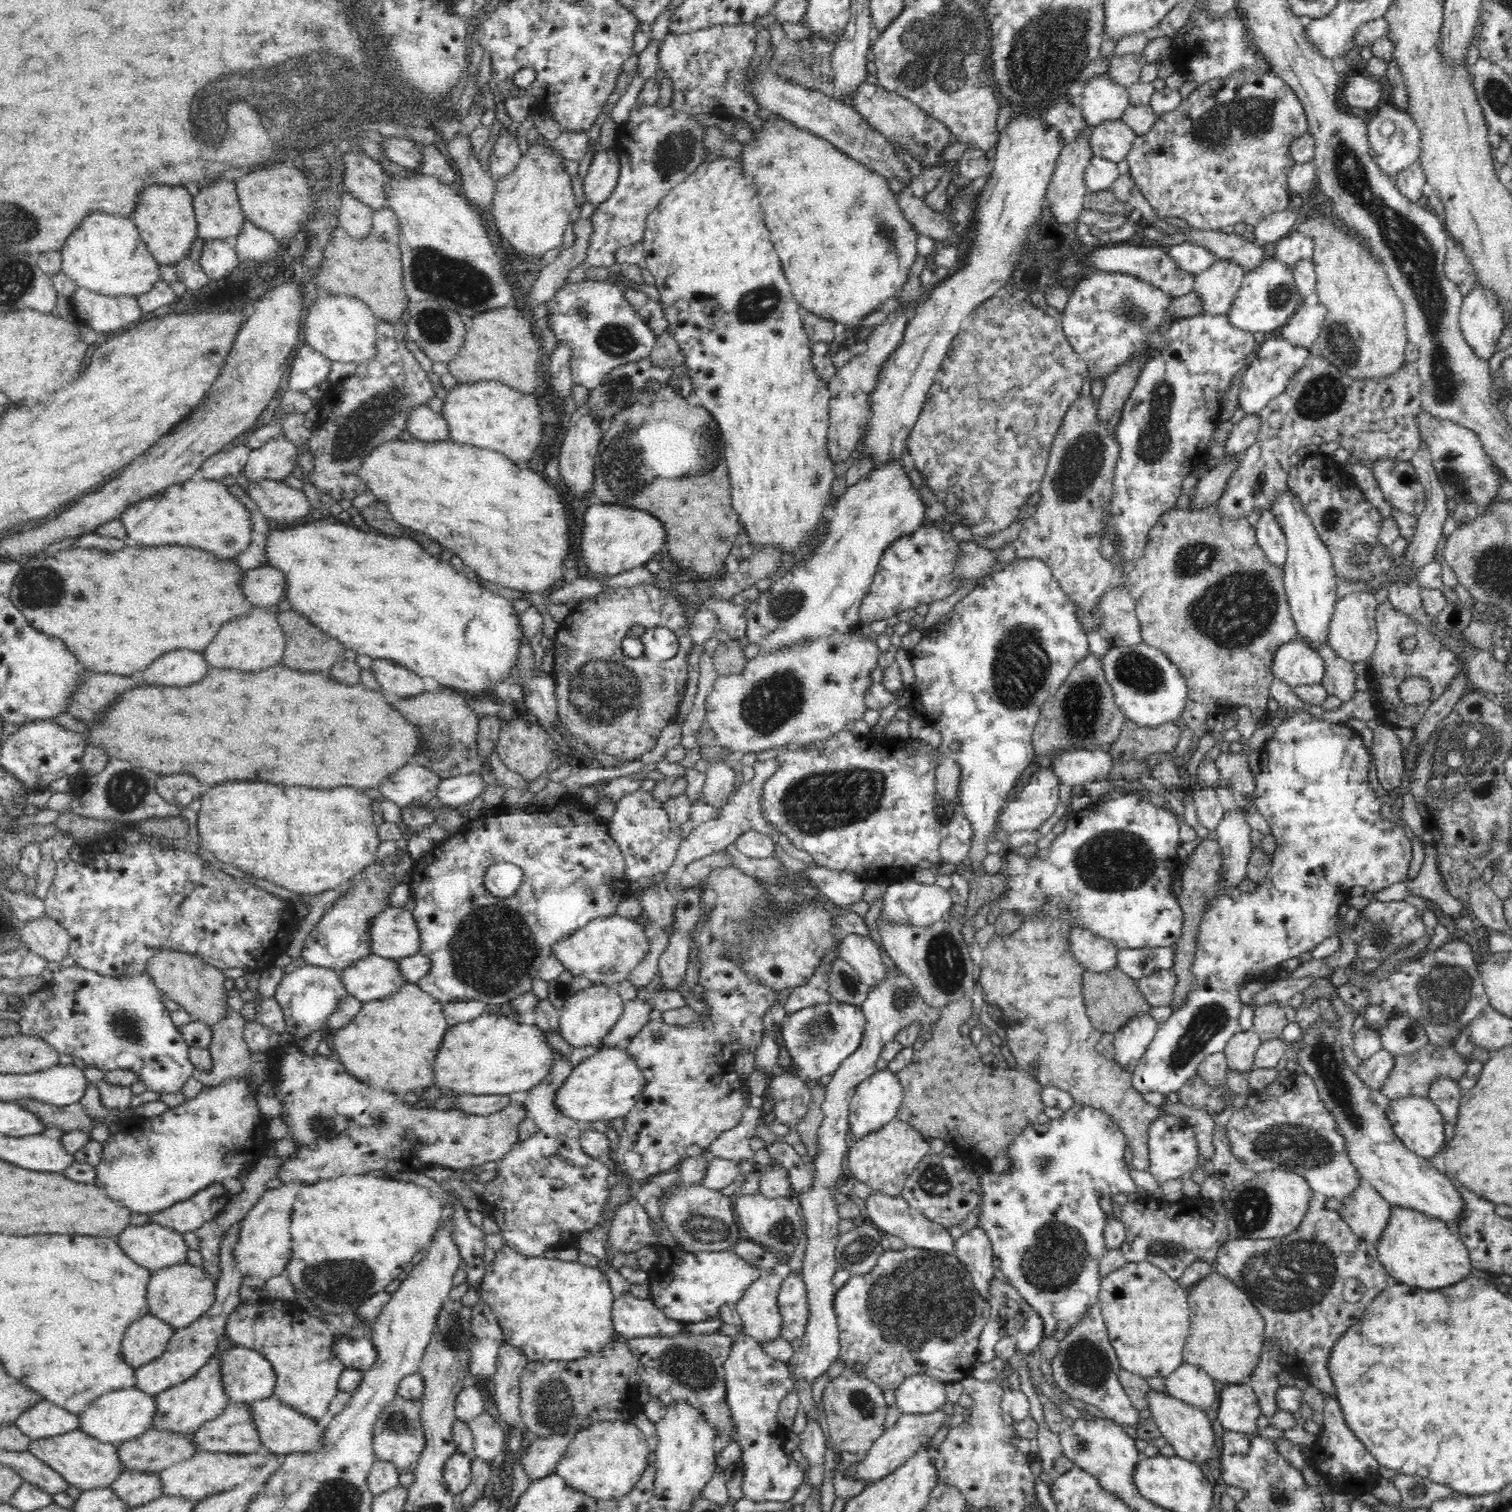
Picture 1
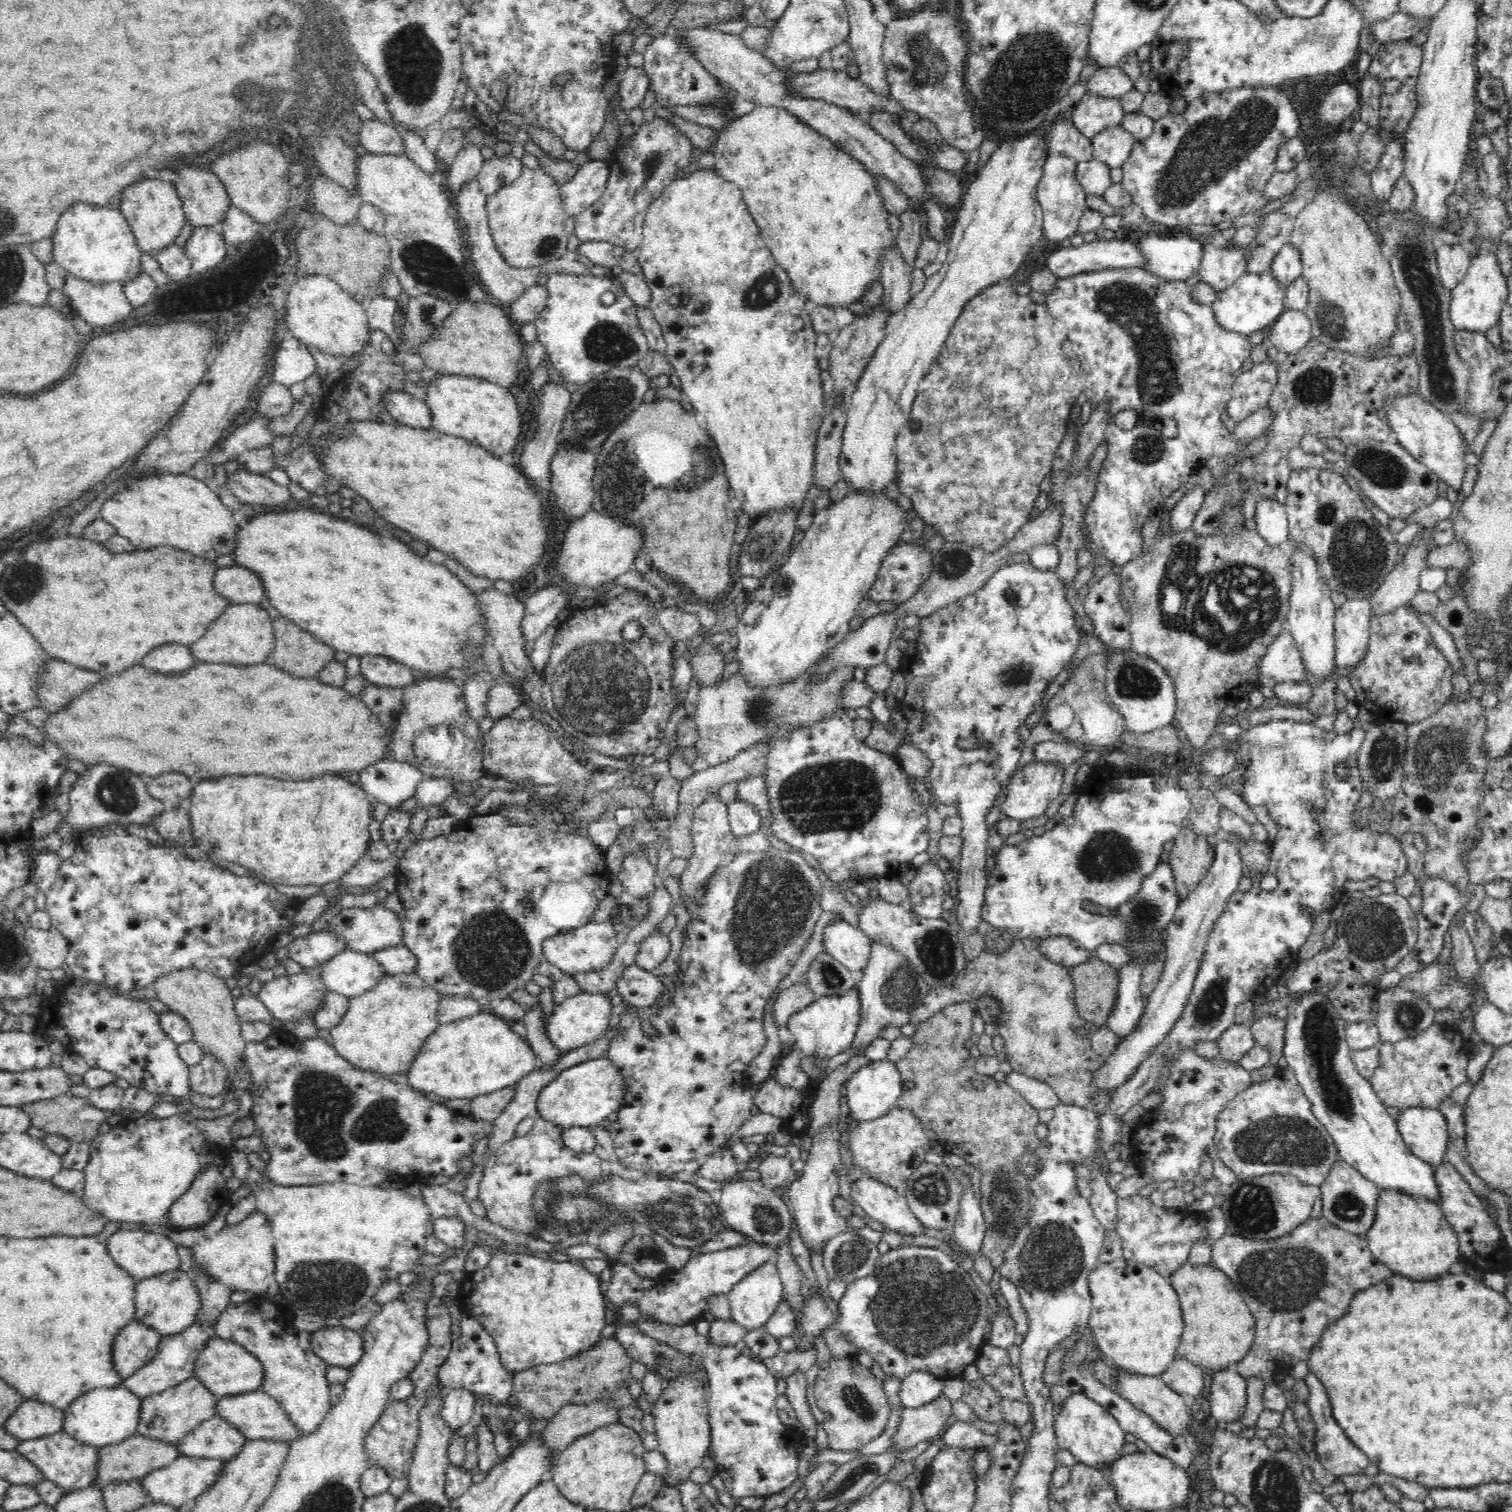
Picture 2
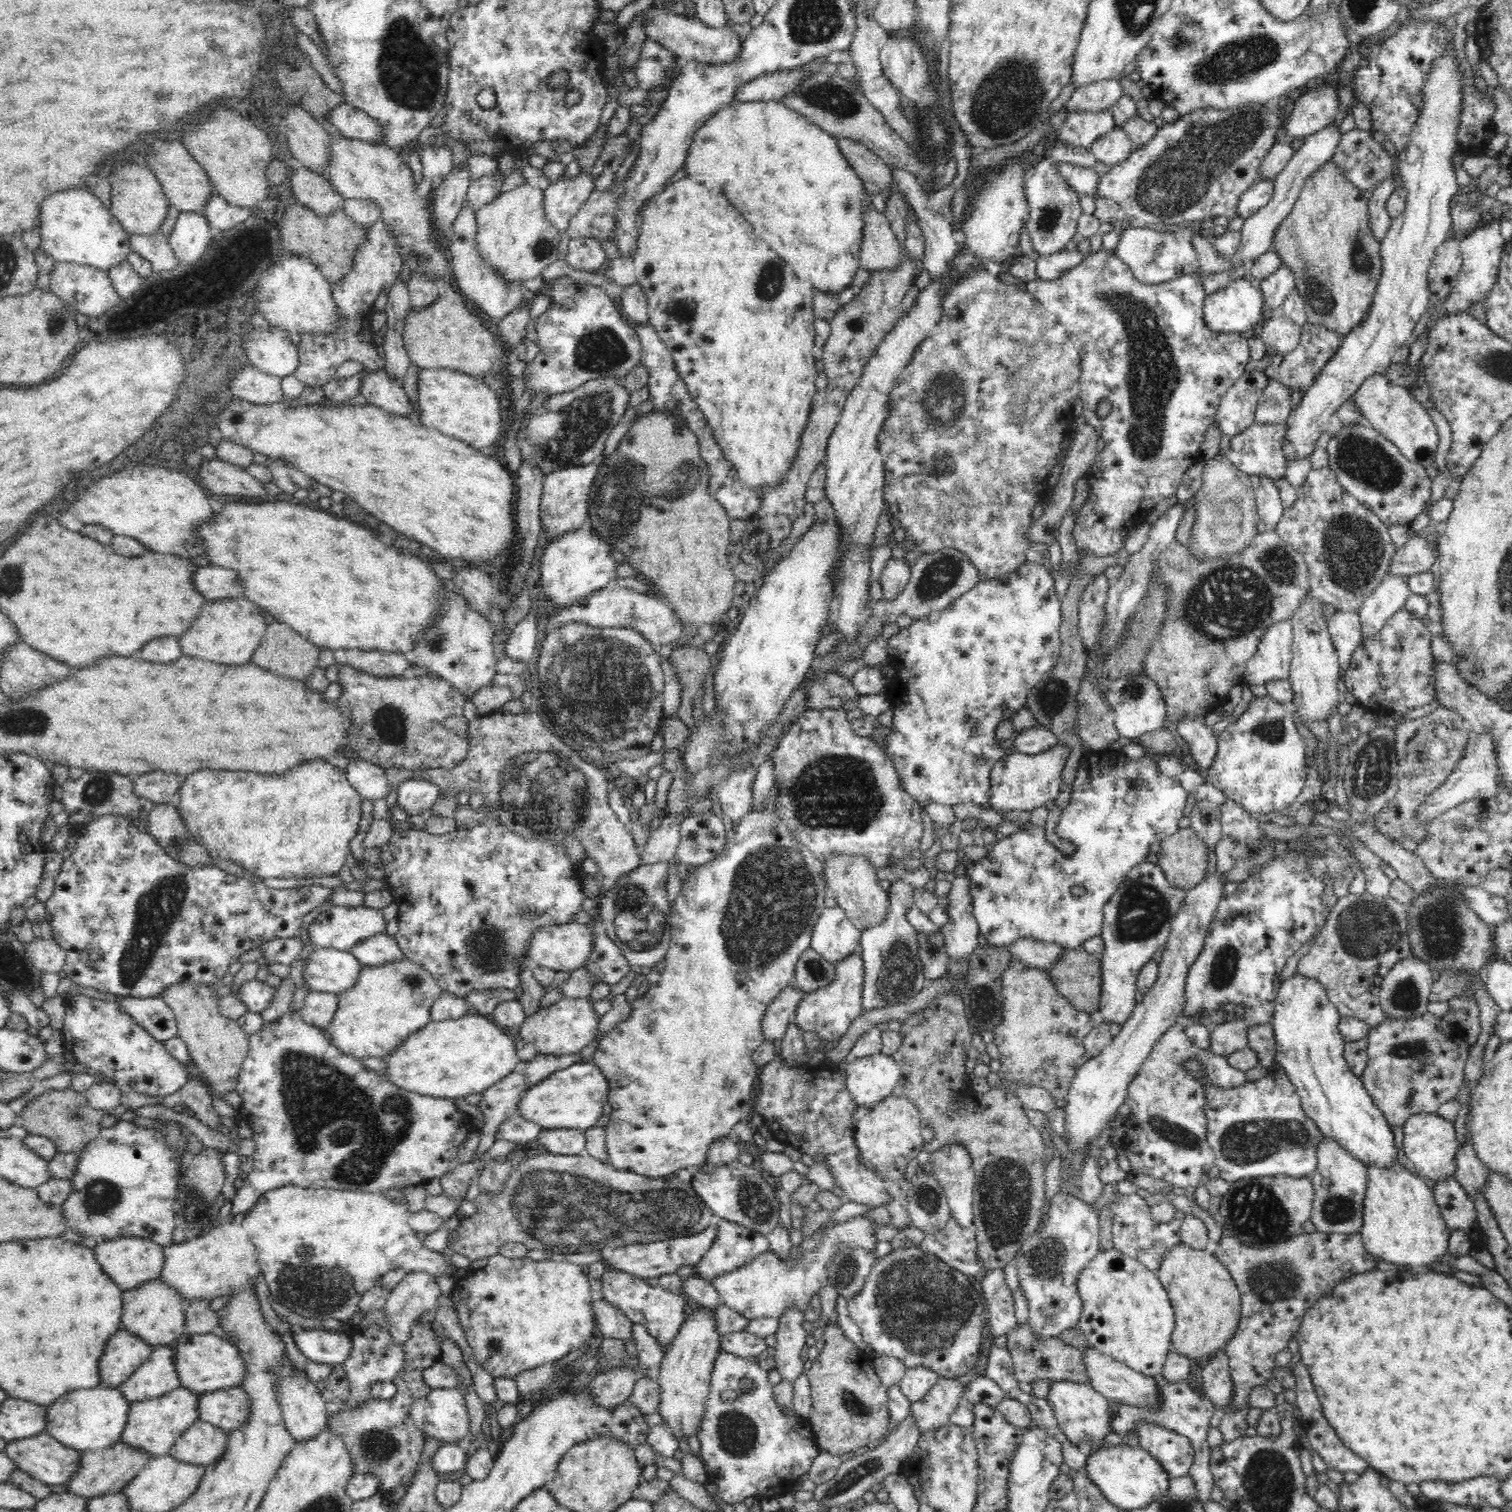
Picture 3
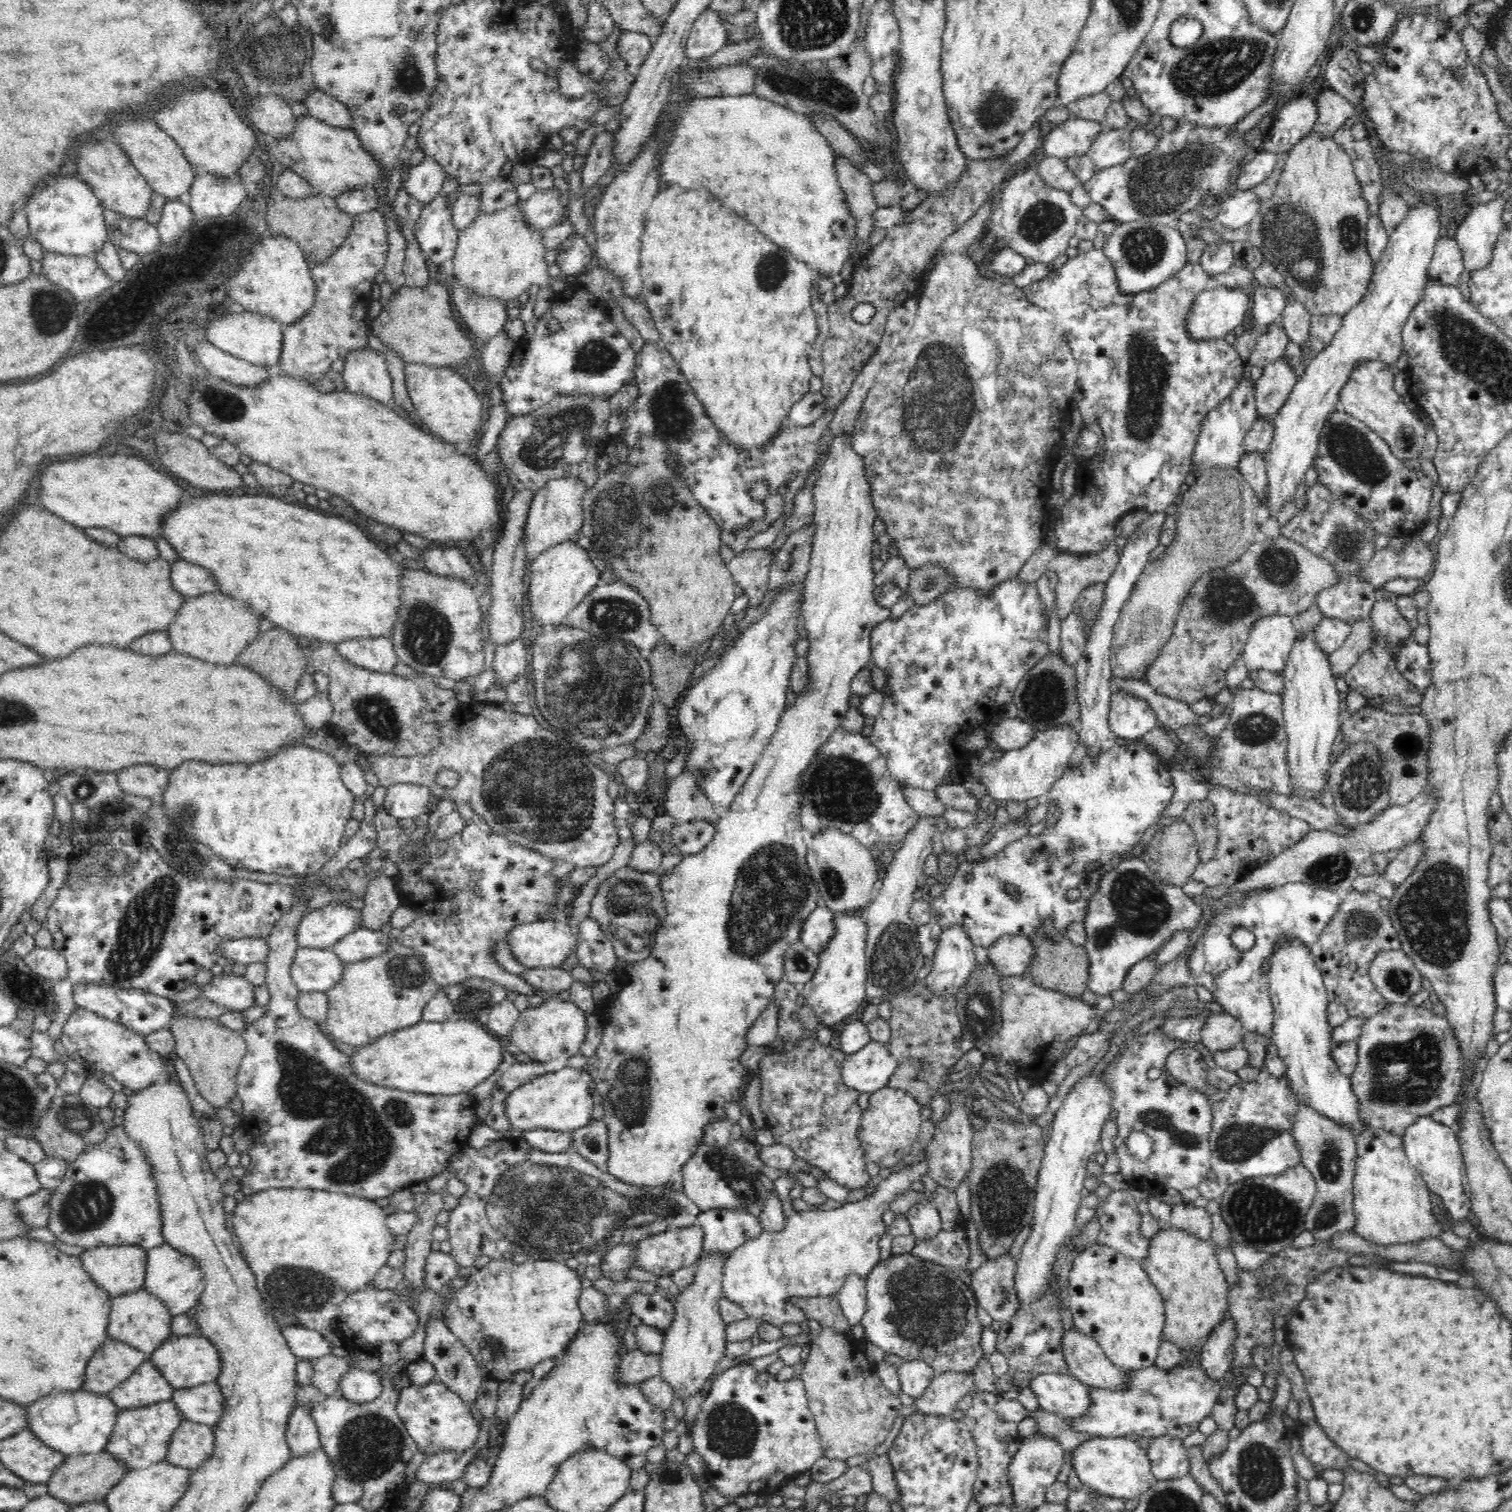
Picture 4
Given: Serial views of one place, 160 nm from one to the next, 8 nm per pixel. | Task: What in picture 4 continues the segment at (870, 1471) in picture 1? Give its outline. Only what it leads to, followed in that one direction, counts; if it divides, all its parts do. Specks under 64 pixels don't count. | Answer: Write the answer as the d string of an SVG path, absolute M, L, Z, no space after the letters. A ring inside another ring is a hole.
M949 1372L934 1376L928 1388L914 1400L915 1409L926 1416L949 1416L962 1398L972 1392L973 1384L973 1373Z

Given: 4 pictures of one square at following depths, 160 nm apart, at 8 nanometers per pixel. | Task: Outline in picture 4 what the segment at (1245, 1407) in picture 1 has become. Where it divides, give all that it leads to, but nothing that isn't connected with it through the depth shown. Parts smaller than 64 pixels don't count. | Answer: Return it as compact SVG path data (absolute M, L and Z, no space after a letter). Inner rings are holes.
M1228 1316L1202 1346L1200 1367L1209 1380L1218 1383L1224 1380L1234 1358L1234 1343L1234 1323Z

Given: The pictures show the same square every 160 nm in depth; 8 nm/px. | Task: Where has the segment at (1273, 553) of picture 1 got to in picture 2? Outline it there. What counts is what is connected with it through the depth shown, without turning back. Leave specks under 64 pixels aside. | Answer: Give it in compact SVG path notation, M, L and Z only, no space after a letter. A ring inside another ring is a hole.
M1266 498L1256 504L1254 530L1268 547L1286 548L1289 541L1289 520L1285 505Z

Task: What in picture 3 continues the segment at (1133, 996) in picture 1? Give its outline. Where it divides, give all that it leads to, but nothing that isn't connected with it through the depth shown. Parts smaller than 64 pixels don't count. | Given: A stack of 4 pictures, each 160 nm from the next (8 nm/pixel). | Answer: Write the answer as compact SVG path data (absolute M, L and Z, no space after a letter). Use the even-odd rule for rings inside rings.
M1086 949L1069 950L1062 956L1058 964L1048 970L1056 983L1060 994L1064 995L1076 1011L1088 1015L1100 1011L1102 996L1102 959L1100 956L1089 953Z

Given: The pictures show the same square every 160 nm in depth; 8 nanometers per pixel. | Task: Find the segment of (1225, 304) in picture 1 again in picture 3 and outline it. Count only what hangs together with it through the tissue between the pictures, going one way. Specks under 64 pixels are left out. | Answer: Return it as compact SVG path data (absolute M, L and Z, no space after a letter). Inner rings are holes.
M1332 124L1316 132L1316 134L1305 138L1302 146L1294 153L1292 160L1288 162L1280 174L1275 176L1275 194L1273 200L1267 206L1260 208L1252 216L1244 220L1241 228L1241 243L1236 252L1224 257L1214 247L1214 243L1202 237L1199 233L1194 234L1190 242L1194 244L1194 248L1196 249L1199 262L1198 271L1201 275L1218 274L1218 272L1227 272L1228 274L1240 272L1241 276L1243 272L1250 270L1252 263L1273 246L1274 238L1276 238L1276 230L1280 228L1280 224L1288 218L1288 214L1294 209L1296 202L1300 199L1300 194L1302 193L1302 188L1305 186L1304 184L1306 184L1306 180L1310 176L1314 176L1322 166L1326 166L1332 160L1341 136L1342 133L1339 128L1336 124Z

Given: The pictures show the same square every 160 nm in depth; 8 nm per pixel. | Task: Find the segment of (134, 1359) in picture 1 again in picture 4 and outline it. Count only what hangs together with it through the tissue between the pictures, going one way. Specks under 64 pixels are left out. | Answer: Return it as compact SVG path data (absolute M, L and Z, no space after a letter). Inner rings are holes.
M108 1338L90 1358L86 1368L86 1382L82 1389L95 1393L109 1393L143 1363L148 1355L130 1343Z

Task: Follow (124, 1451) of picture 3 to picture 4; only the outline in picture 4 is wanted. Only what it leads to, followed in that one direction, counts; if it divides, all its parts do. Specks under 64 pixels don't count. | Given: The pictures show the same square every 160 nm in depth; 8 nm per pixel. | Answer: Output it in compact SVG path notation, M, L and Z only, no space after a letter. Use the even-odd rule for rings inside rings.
M106 1450L92 1454L70 1455L47 1483L48 1493L72 1506L84 1502L105 1501L114 1486L130 1471L126 1461Z

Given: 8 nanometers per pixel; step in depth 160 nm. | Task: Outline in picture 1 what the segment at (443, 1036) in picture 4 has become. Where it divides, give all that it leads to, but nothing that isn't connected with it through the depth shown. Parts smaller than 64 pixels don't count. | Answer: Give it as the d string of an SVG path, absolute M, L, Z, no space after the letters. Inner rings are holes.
M484 1013L478 1018L448 1028L439 1054L434 1060L437 1085L456 1090L459 1094L510 1095L514 1092L530 1093L553 1070L555 1052L544 1032L536 1024L516 1024L502 1014Z

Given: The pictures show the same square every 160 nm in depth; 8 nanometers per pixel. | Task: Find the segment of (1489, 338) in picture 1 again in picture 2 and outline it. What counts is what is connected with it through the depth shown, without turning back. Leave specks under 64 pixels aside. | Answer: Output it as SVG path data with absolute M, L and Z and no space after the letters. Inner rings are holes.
M1478 249L1475 258L1470 259L1468 274L1452 289L1452 304L1450 304L1450 319L1456 330L1466 333L1479 333L1486 335L1486 332L1500 324L1502 308L1508 300L1507 278L1501 271L1498 258L1495 253Z

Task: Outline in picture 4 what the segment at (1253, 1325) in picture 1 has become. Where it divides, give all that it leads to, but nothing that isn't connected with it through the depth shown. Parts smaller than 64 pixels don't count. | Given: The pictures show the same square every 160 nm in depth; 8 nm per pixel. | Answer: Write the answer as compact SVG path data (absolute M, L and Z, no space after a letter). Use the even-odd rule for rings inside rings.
M1175 1226L1158 1231L1150 1240L1150 1254L1144 1258L1143 1266L1166 1305L1163 1338L1181 1349L1204 1344L1228 1317L1231 1289L1215 1249L1211 1241L1200 1240Z

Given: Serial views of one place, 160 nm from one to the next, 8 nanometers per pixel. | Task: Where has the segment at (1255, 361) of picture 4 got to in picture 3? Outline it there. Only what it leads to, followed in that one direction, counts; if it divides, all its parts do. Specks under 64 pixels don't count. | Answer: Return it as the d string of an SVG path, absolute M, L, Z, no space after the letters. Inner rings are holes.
M1286 315L1268 319L1262 328L1261 339L1266 347L1267 356L1278 354L1284 356L1300 345L1302 326L1290 320Z

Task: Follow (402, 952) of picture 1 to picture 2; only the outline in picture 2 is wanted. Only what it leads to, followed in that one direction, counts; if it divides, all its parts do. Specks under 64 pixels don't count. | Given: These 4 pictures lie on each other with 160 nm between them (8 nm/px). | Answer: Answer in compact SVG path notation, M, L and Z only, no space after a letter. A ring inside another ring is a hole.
M382 904L372 908L343 908L336 916L332 916L326 929L334 930L346 937L349 949L366 954L374 954L380 950L394 949L404 942L404 927L398 913L383 907Z

